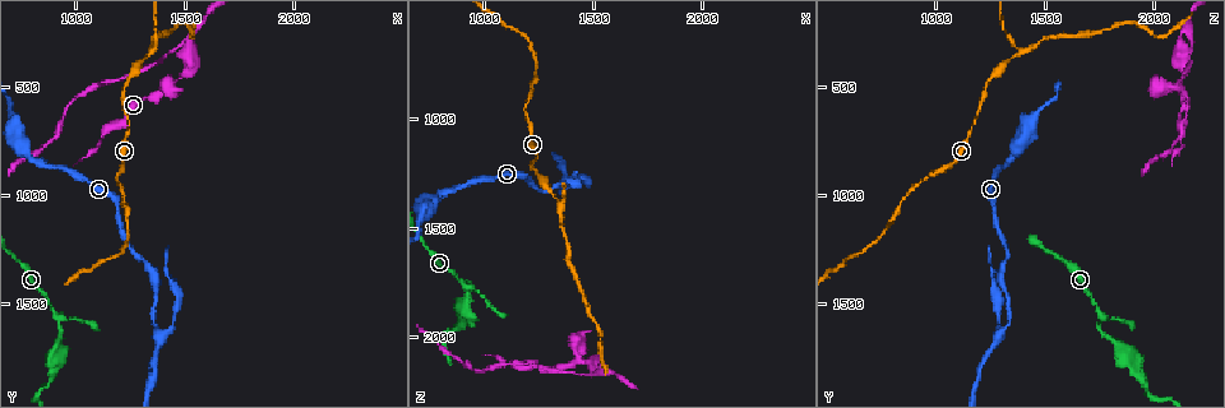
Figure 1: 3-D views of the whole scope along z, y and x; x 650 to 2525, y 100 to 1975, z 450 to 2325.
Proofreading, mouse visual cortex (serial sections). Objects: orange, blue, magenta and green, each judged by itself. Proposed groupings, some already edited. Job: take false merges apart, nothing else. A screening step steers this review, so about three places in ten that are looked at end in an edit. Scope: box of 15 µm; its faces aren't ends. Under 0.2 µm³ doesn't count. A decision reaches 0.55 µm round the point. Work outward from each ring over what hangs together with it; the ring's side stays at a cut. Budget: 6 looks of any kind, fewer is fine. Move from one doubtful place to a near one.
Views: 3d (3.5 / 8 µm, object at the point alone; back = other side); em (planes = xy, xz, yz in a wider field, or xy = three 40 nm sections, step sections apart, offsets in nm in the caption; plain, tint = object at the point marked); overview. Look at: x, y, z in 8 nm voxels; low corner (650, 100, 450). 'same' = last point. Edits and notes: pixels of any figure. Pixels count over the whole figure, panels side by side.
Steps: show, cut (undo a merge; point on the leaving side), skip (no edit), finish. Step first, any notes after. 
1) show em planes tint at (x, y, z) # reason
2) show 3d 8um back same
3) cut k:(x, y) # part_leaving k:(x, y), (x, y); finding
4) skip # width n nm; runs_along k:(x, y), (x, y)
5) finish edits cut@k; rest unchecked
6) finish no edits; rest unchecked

show 3d 3.5um at (1200, 1070, 1270) # a narrow waist

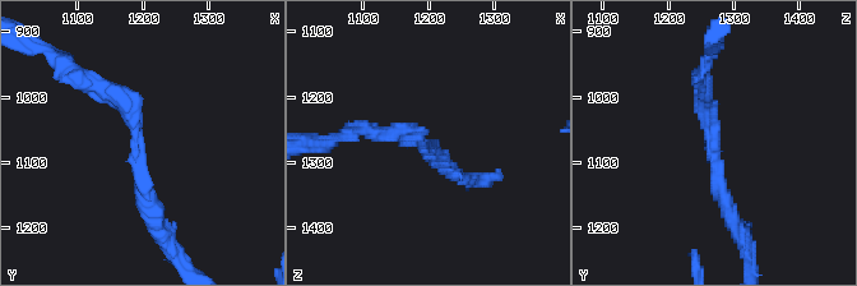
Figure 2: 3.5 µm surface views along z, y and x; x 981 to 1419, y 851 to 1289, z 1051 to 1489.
show em xy step 5 tint at (1190, 1075, 1275) # arm_widths 200, 250 nm

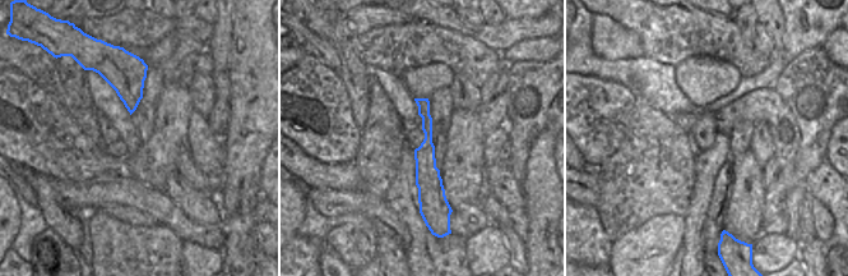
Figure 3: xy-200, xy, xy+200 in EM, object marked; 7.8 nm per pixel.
show em xy step 3 tint same

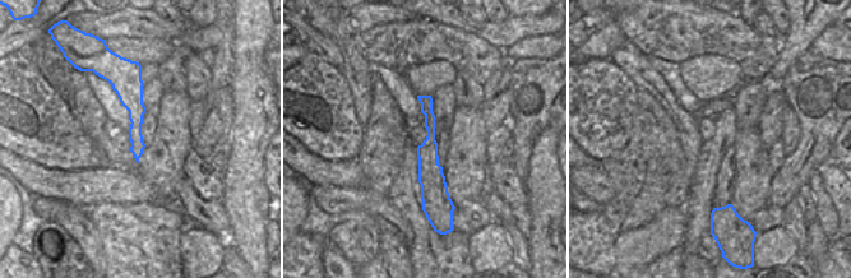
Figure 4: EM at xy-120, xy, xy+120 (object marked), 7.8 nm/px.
skip # runs_along 4:(422, 98), (430, 120), (435, 204); all the same cell

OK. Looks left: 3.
show 3d 3.5um at (1420, 510, 2090)

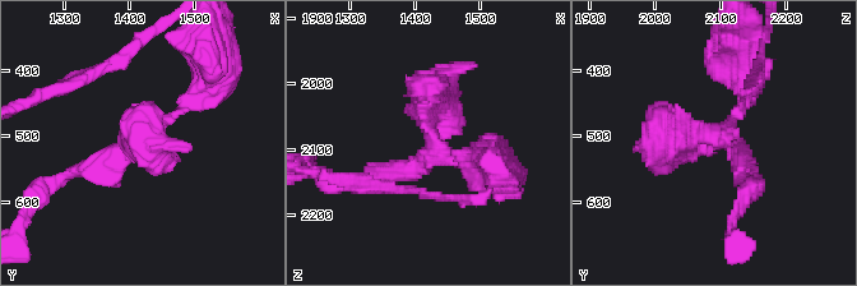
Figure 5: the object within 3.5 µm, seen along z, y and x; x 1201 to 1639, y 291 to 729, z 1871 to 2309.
skip # runs_along 5:(80, 171), (128, 151), (209, 81); all the same cell

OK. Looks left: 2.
show 3d 3.5um at (1350, 350, 1390) # abrupt turn

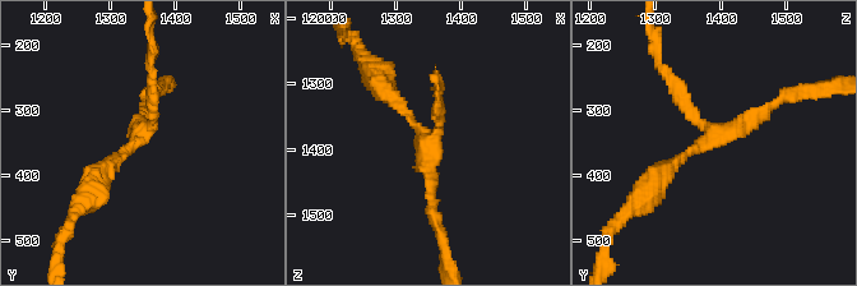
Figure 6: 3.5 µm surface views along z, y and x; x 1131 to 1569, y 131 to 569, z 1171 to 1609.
show em planes tint at (1350, 340, 1390)

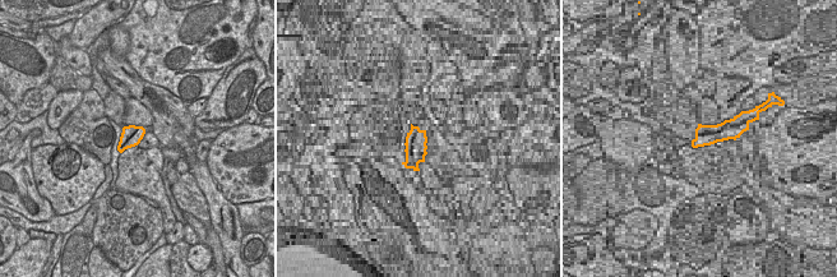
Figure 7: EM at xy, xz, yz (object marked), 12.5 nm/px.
skip # runs_along 6:(657, 181), (784, 95); all the same cell

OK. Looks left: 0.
finish no edits; rest unchecked

